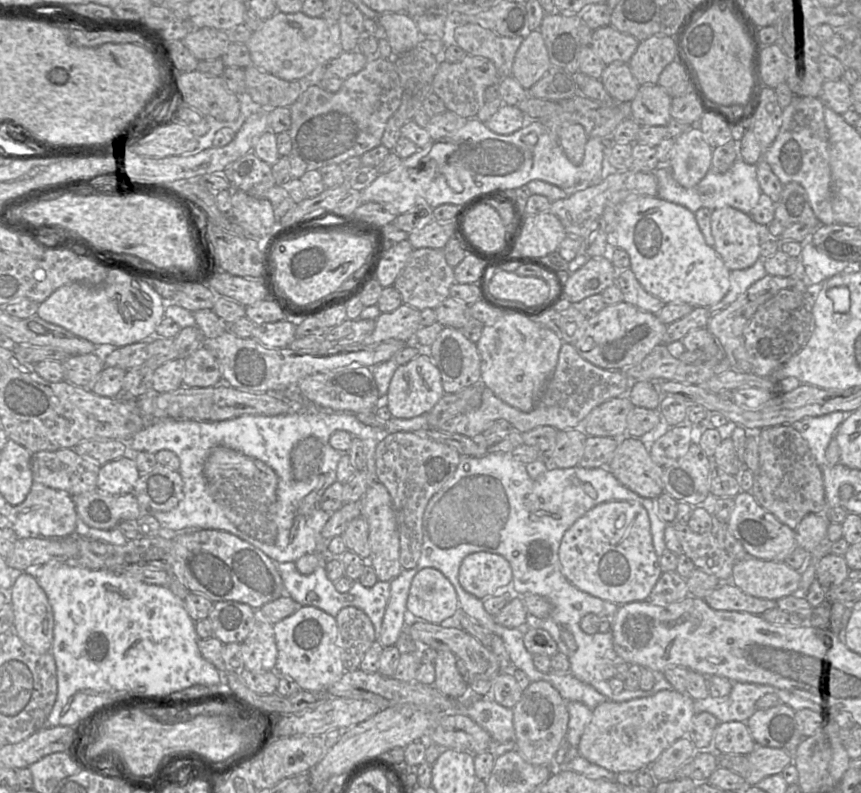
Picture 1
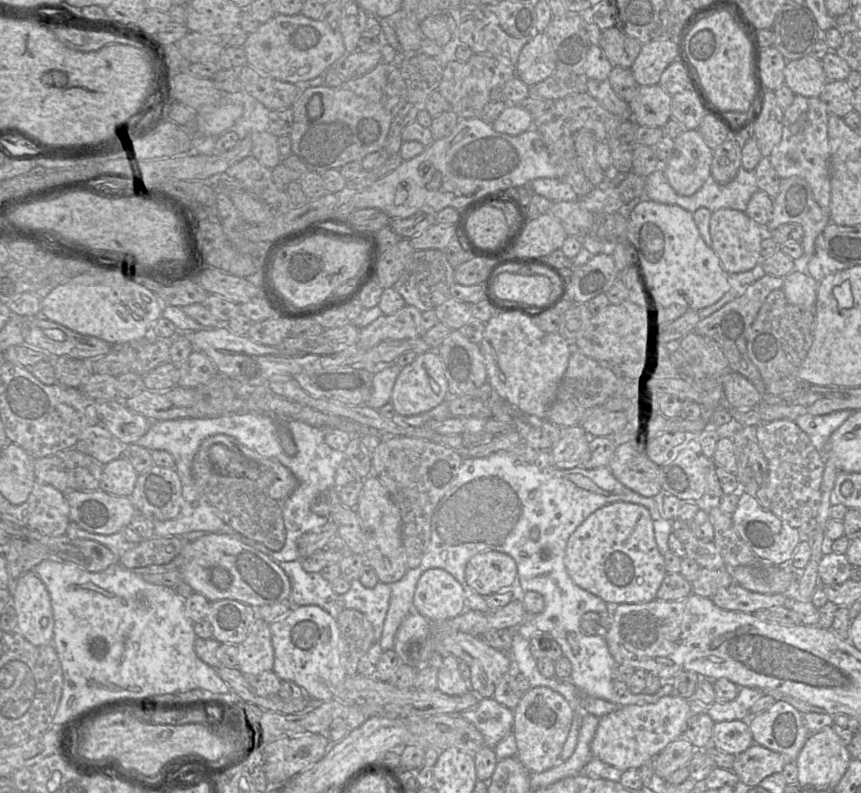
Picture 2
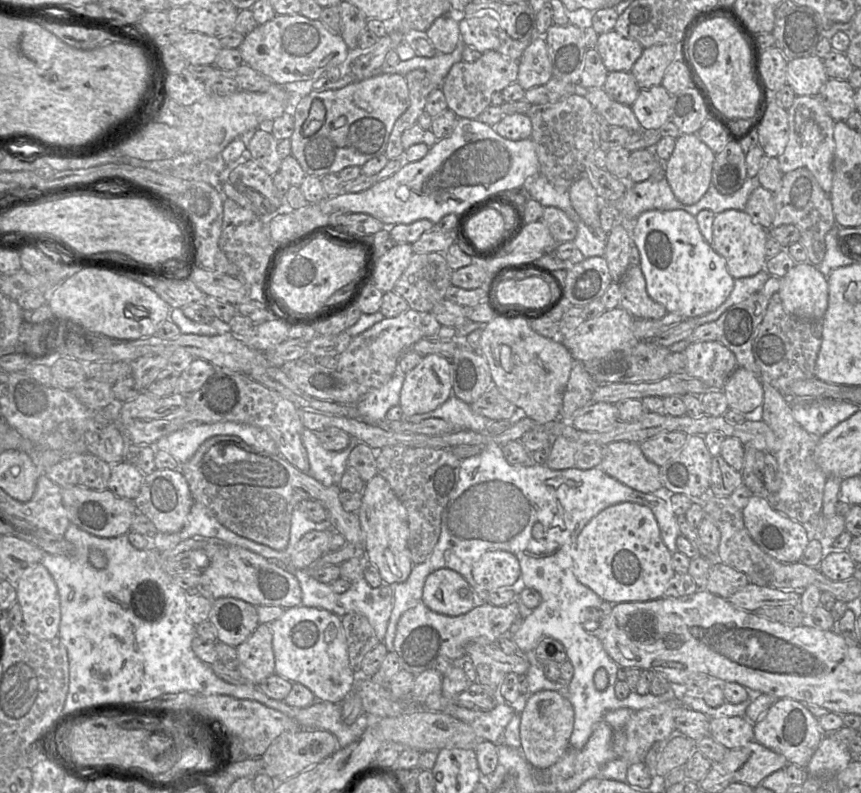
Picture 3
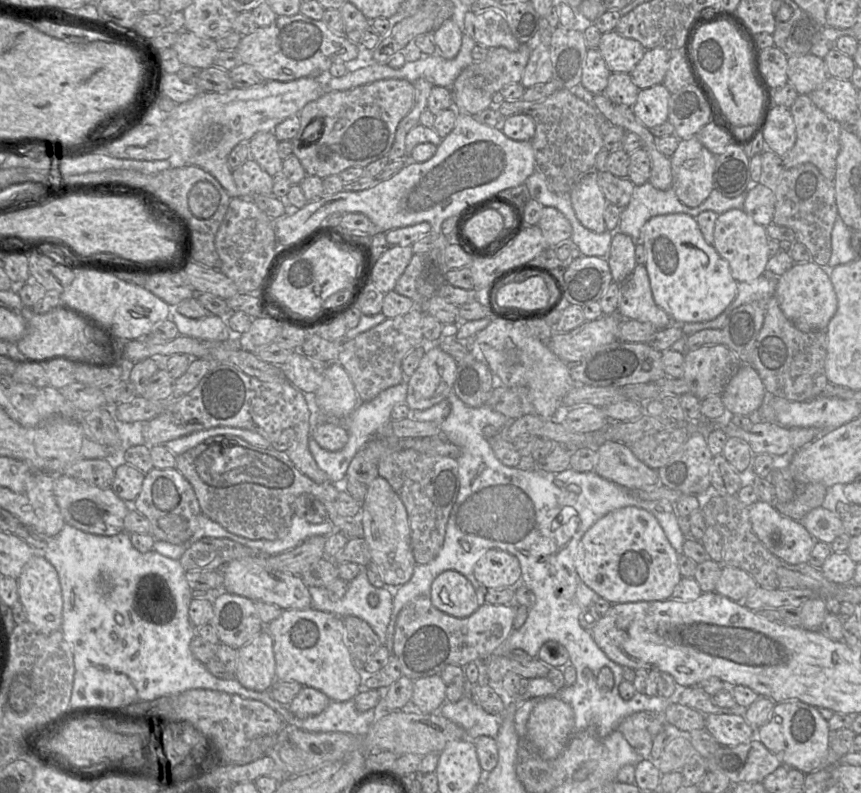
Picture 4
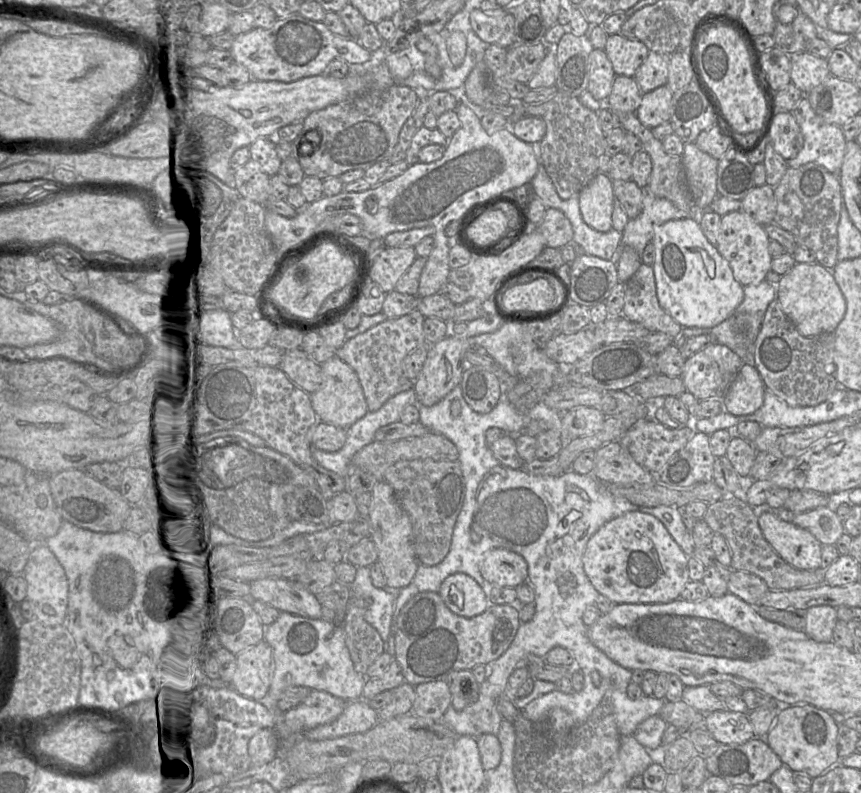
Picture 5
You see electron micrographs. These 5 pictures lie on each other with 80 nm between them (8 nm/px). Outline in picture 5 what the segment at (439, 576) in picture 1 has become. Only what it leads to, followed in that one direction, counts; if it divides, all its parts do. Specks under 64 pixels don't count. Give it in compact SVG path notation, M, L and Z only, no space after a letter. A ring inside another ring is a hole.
M465 573L448 576L438 593L453 613L466 618L480 615L490 605L485 591Z

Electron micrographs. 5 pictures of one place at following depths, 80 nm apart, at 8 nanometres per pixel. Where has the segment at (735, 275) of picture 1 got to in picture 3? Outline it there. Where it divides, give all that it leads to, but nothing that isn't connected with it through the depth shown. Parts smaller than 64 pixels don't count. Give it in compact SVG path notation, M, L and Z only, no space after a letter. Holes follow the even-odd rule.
M764 269L754 276L735 279L731 294L716 310L701 317L690 318L688 320L691 320L691 323L695 327L717 320L729 307L746 300L749 296L759 291L768 278L769 273Z

